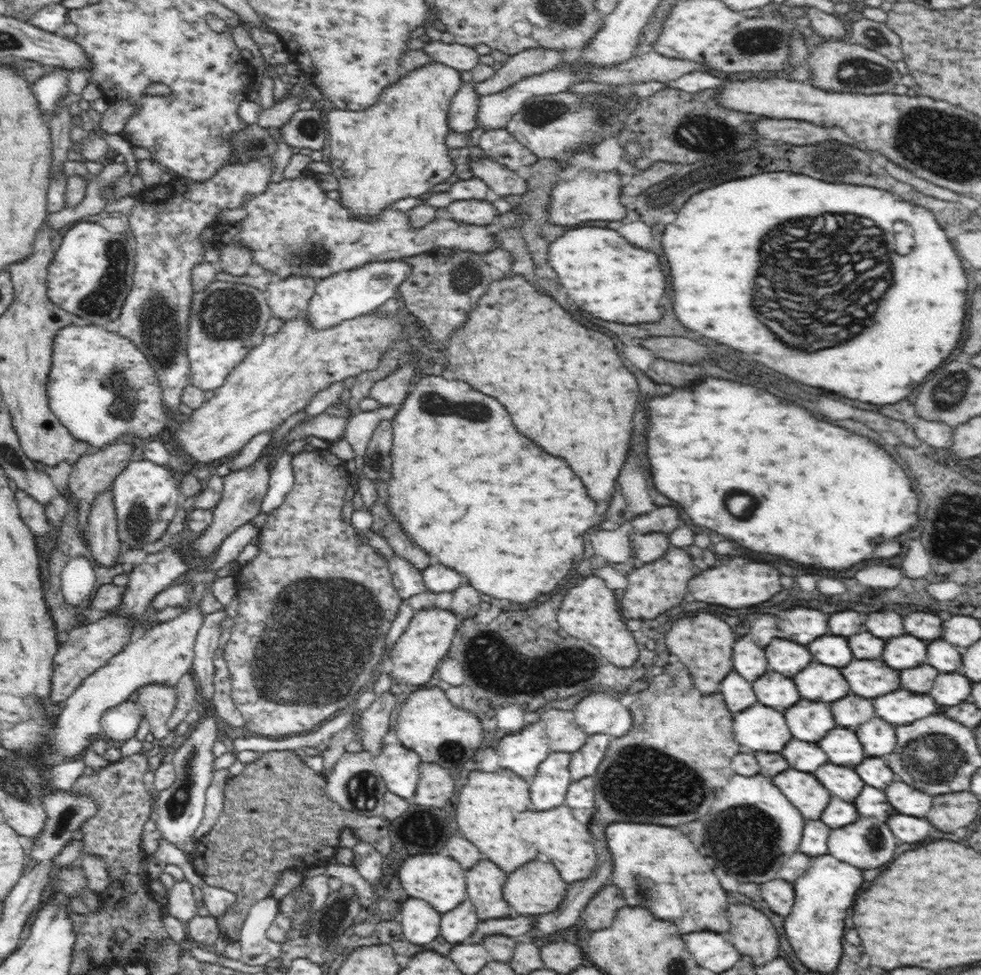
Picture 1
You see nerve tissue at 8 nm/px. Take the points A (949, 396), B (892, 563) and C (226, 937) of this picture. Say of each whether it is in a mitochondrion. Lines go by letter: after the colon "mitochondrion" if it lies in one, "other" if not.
A: mitochondrion
B: other
C: other

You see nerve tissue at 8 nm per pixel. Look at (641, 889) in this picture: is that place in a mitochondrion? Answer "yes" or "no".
yes

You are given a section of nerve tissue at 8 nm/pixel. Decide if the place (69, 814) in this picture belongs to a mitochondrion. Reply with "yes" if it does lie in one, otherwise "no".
yes

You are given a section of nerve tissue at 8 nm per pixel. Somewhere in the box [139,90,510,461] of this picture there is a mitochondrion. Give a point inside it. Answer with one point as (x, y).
(226, 313)

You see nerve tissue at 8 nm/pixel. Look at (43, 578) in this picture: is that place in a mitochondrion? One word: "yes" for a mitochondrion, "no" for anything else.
no

